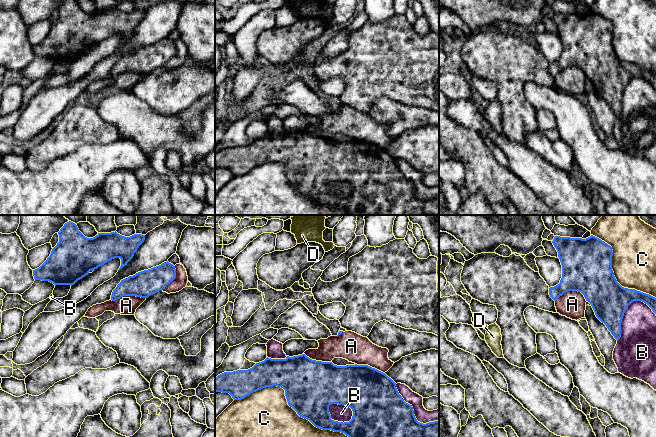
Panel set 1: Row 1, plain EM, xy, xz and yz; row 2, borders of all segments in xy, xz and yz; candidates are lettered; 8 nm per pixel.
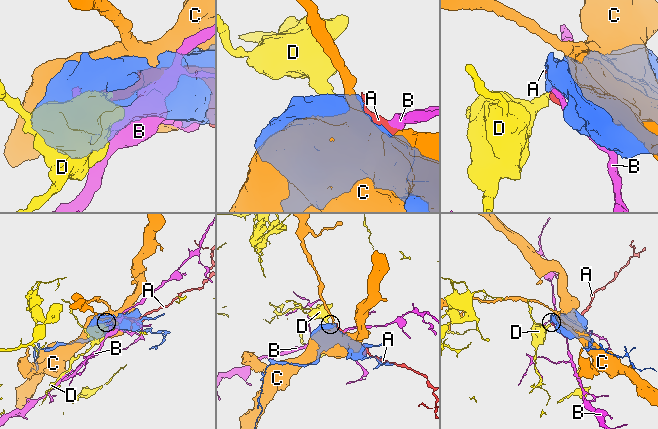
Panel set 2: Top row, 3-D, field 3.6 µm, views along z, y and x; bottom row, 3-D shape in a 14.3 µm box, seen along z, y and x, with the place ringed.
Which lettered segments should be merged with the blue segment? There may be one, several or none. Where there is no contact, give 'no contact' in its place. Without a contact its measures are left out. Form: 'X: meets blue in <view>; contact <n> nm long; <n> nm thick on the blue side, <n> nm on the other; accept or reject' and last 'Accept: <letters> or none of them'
A: meets blue in xy; contact 280 nm long; 220 nm thick on the blue side, 160 nm on the other; reject
B: meets blue in xz; contact 220 nm long; 400 nm thick on the blue side, 140 nm on the other; reject
C: meets blue in xz; contact 950 nm long; 420 nm thick on the blue side, 380 nm on the other; reject
D: meets blue in xz; contact 40 nm long; 30 nm thick on the blue side, 30 nm on the other; reject
Accept: none of them

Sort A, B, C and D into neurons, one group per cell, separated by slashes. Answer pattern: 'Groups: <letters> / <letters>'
Groups: A D / B / C

